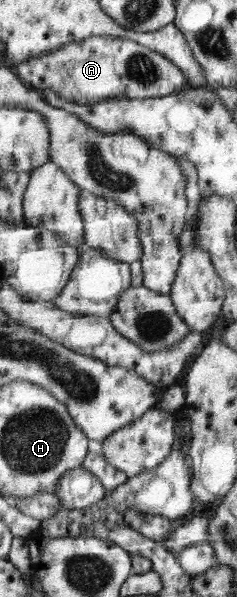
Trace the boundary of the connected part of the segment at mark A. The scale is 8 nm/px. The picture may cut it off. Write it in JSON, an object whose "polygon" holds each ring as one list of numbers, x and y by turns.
{"polygon":[[93,36,75,40,57,52,47,52,43,57,23,61,16,66,21,79,33,89,45,89,61,93,69,101,81,105,93,105,109,99,147,99,165,97,183,90,187,77,181,67,174,65,157,50,139,45,133,39]]}

